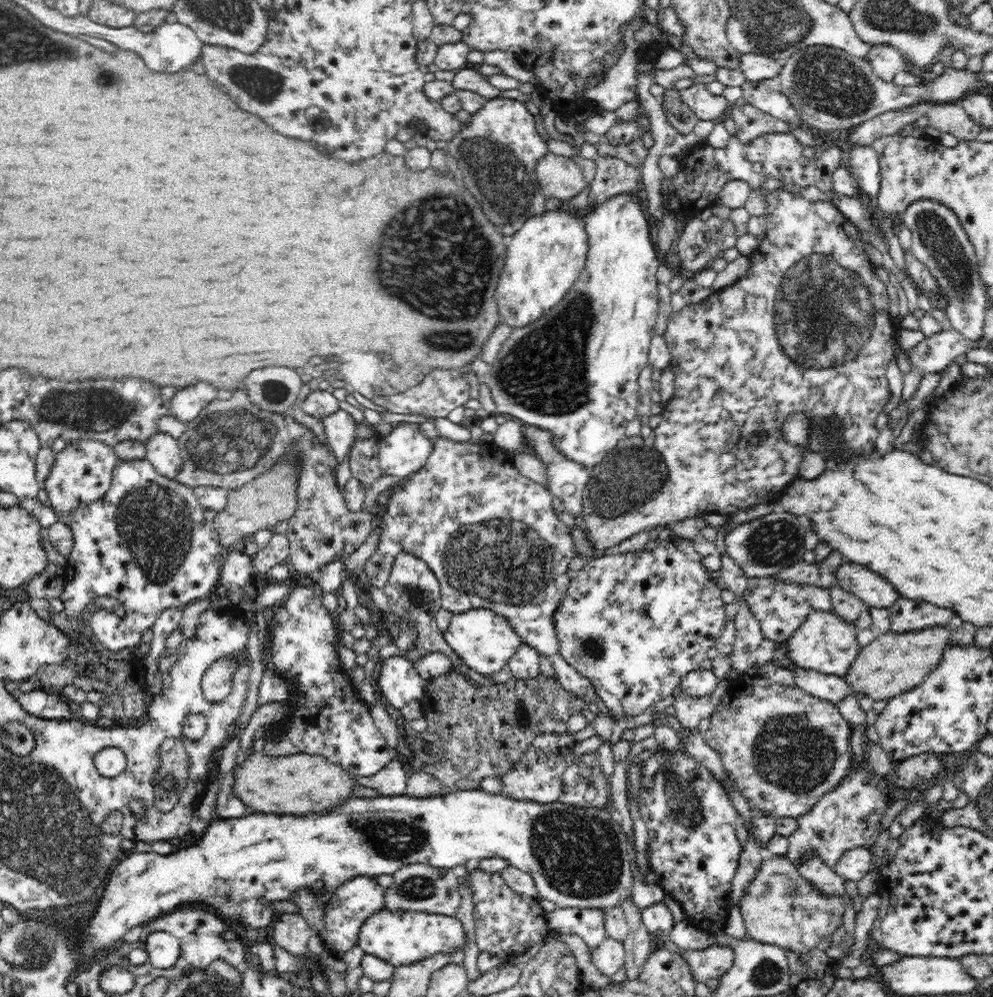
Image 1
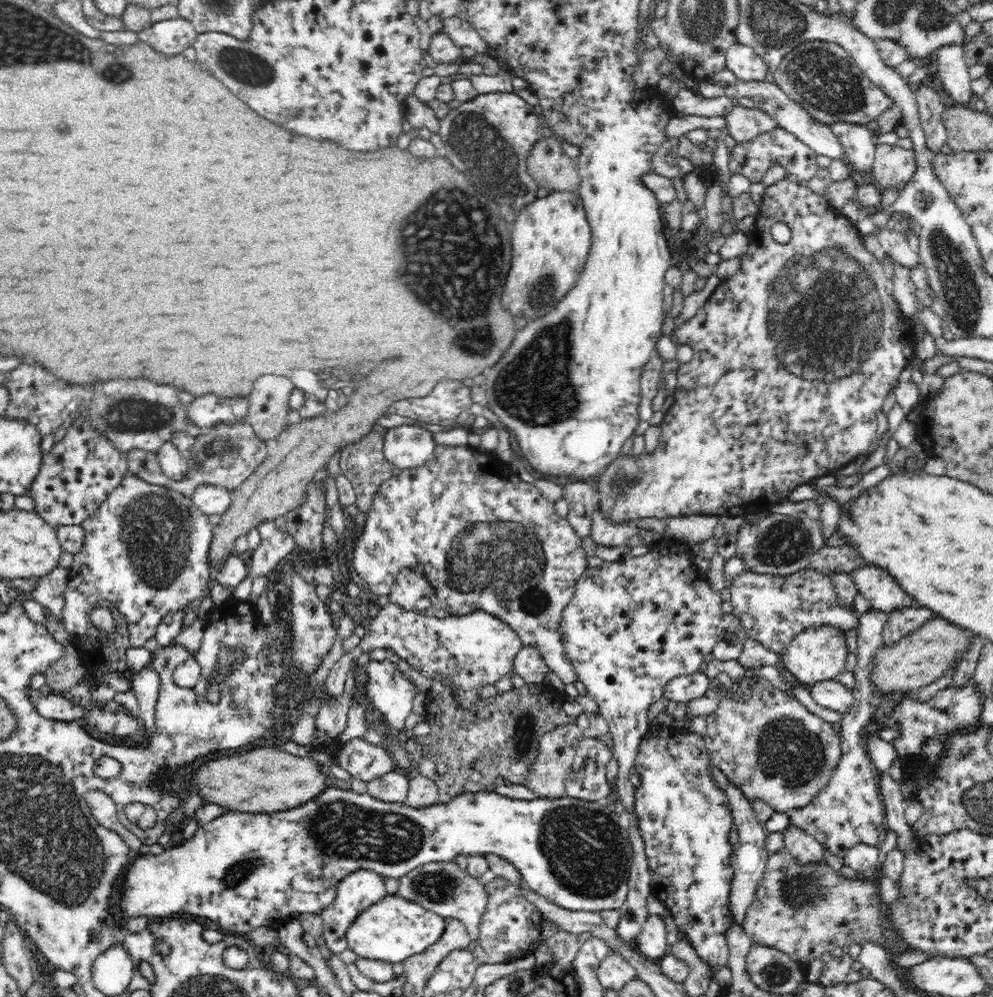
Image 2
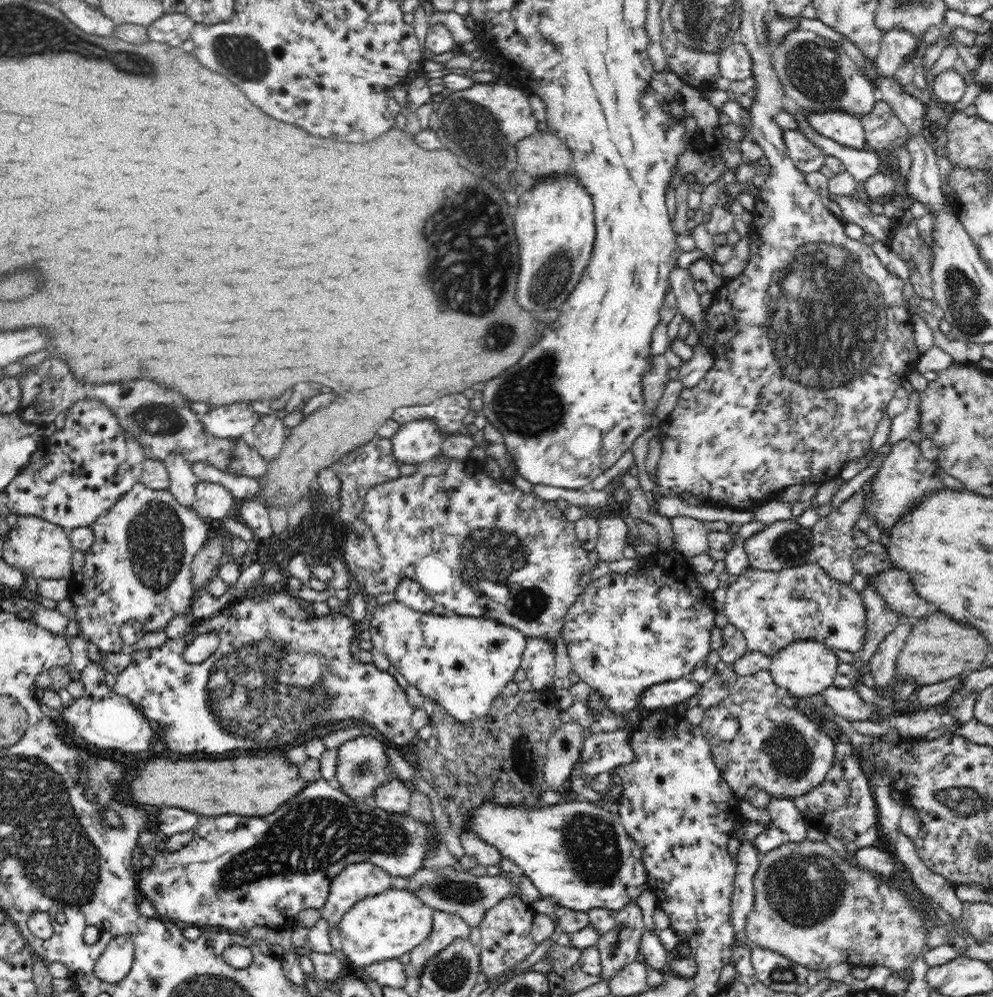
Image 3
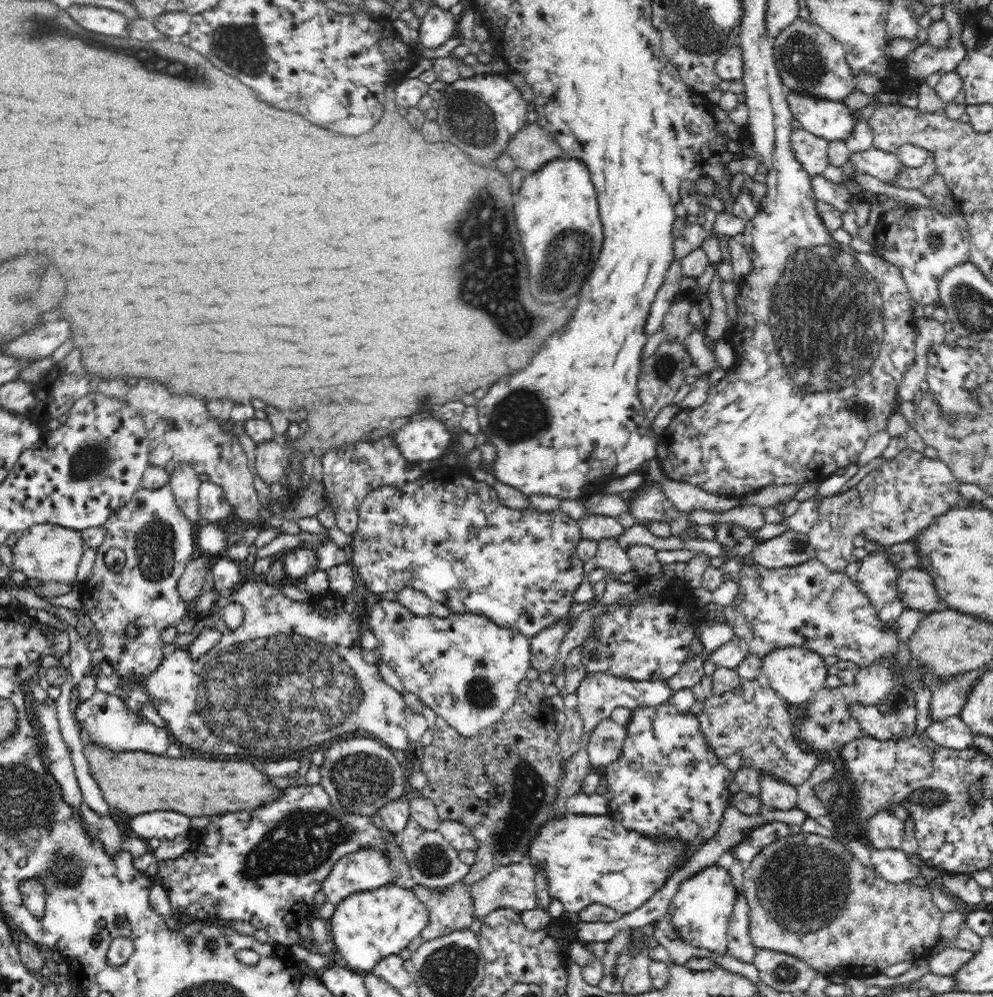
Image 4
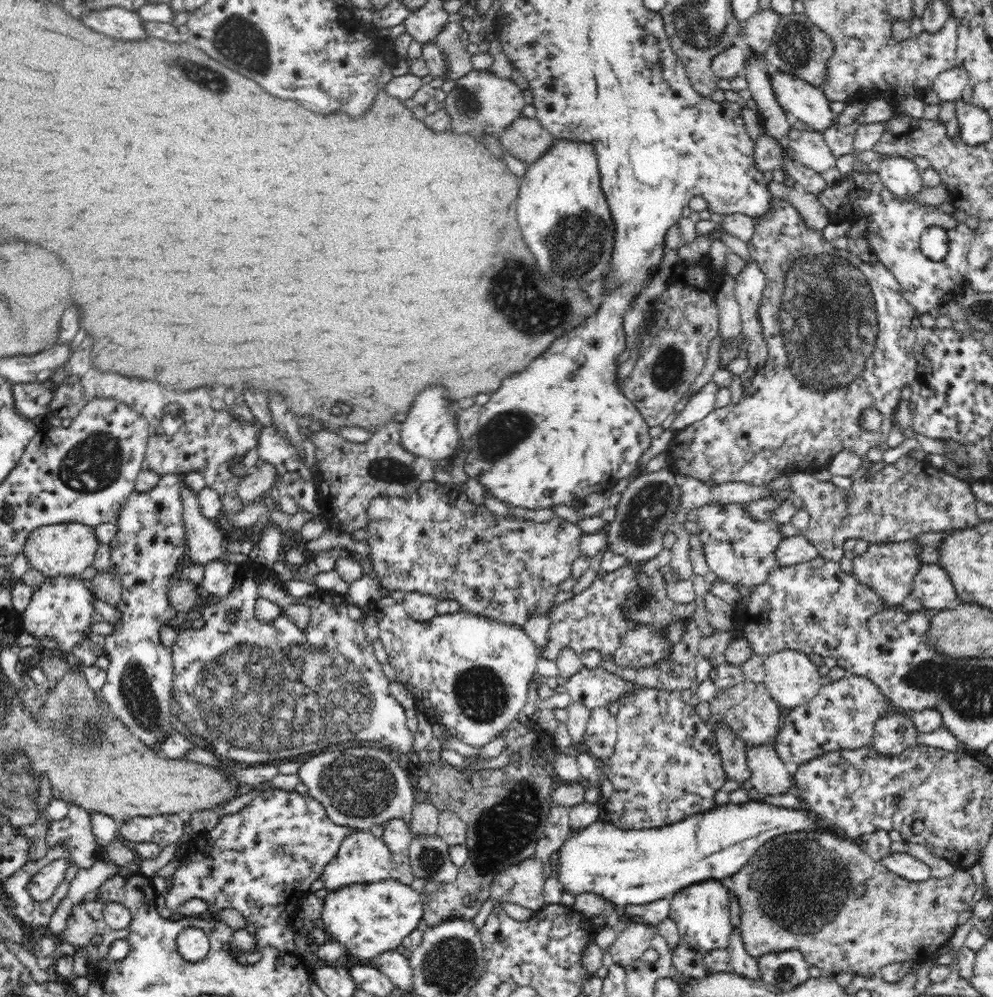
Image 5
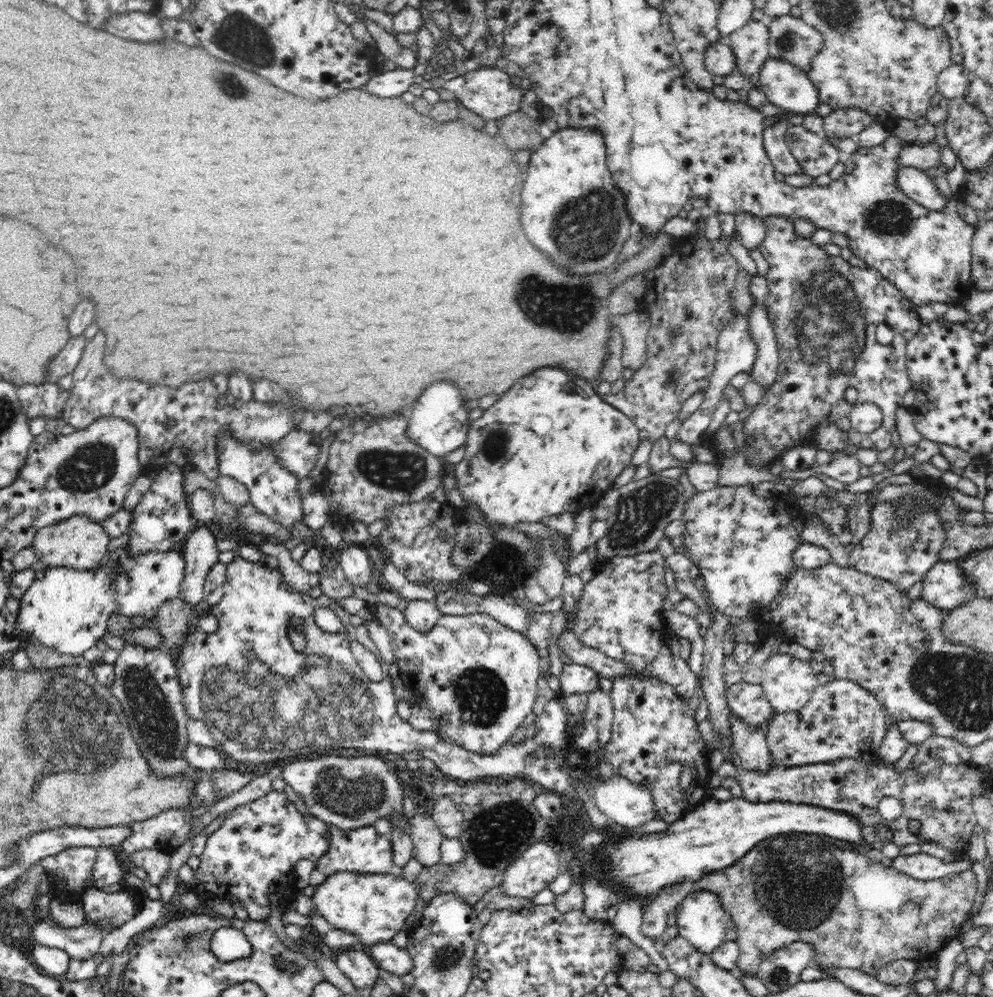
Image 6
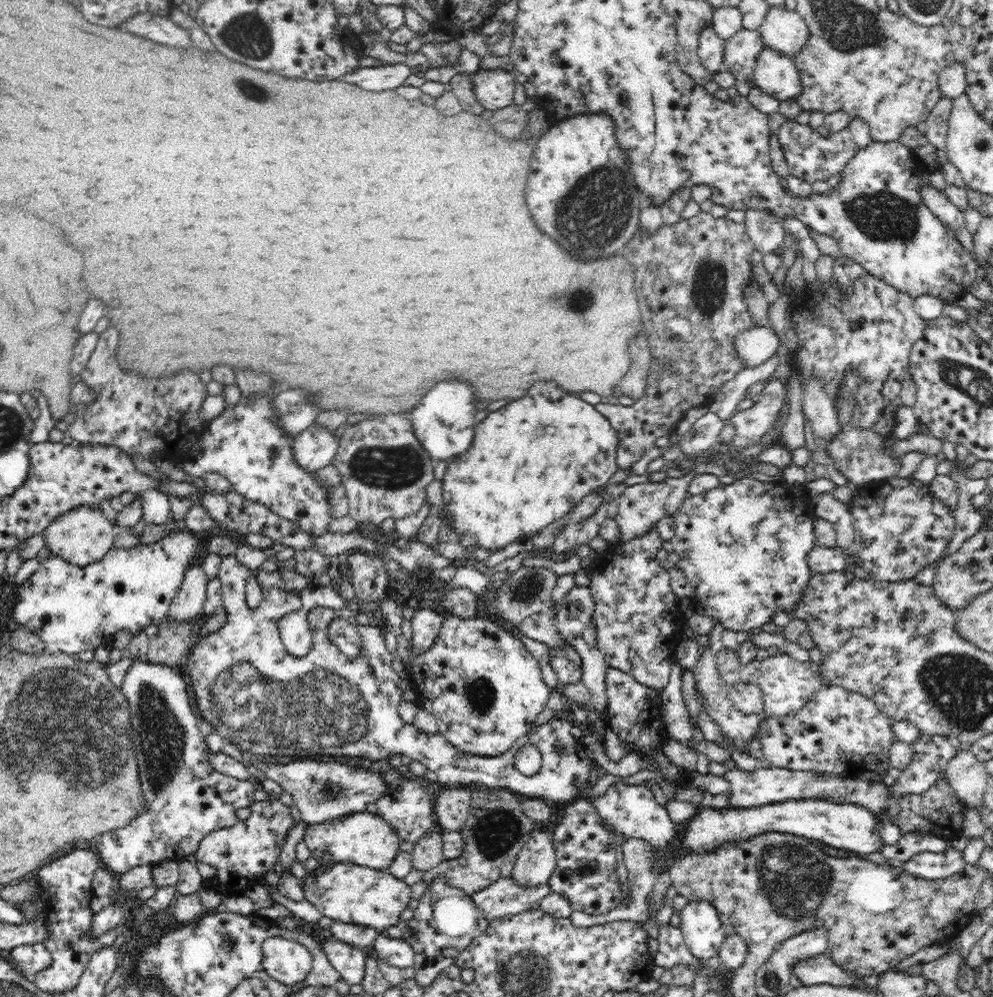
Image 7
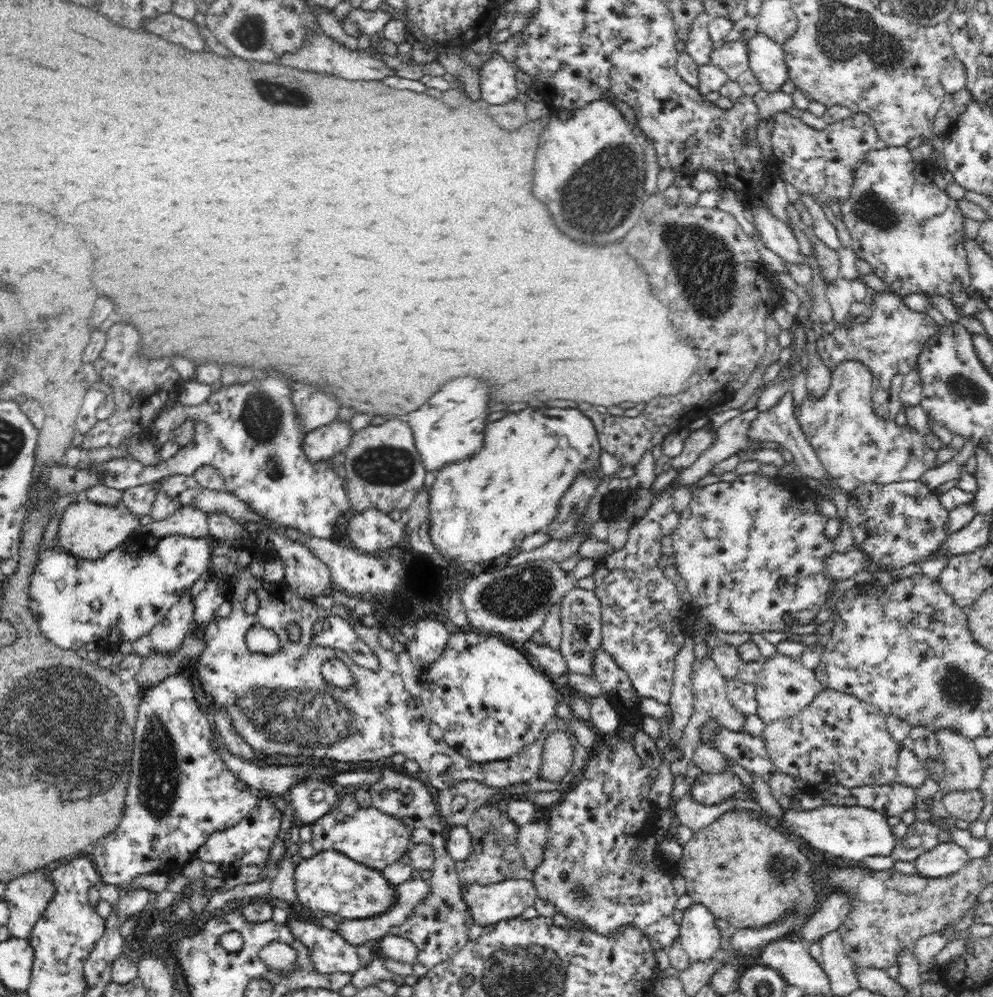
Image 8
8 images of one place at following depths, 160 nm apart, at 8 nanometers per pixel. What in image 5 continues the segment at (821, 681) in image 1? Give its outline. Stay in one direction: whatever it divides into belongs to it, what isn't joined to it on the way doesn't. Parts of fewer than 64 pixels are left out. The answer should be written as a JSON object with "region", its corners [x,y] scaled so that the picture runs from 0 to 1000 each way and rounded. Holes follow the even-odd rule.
{"region":[[[890,718],[880,727],[879,749],[890,759],[908,756],[912,750],[921,747],[922,731],[918,721],[912,718]]]}

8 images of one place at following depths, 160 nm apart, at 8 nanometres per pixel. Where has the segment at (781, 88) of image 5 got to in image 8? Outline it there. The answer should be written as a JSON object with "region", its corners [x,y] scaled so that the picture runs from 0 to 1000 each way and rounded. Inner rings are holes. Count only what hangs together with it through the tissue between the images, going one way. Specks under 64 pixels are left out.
{"region":[[[765,32],[753,39],[751,44],[754,68],[766,84],[766,89],[773,92],[781,92],[794,80],[794,70],[790,61],[788,46]]]}

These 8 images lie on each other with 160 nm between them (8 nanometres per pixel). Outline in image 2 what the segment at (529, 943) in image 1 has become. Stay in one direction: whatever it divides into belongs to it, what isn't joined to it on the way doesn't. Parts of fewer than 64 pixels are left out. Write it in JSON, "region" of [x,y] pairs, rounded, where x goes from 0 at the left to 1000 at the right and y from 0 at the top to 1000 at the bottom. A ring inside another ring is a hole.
{"region":[[[506,880],[491,885],[491,907],[484,921],[482,947],[491,958],[493,968],[524,963],[538,957],[545,948],[547,919],[538,907],[528,901],[522,888]]]}

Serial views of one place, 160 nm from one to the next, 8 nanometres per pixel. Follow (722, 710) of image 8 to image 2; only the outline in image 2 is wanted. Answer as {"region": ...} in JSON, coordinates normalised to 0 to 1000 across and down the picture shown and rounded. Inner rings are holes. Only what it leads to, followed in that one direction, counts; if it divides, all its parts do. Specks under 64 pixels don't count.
{"region":[[[794,820],[794,828],[788,832],[790,852],[804,865],[831,865],[828,848],[819,839],[812,837]]]}

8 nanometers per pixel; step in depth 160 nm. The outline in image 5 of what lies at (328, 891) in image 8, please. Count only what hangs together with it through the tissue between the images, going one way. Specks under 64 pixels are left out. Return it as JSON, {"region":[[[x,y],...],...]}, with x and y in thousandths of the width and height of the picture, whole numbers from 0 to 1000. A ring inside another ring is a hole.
{"region":[[[395,880],[375,887],[350,887],[332,893],[325,903],[324,925],[329,935],[361,965],[372,966],[385,955],[399,953],[426,921],[424,899]]]}

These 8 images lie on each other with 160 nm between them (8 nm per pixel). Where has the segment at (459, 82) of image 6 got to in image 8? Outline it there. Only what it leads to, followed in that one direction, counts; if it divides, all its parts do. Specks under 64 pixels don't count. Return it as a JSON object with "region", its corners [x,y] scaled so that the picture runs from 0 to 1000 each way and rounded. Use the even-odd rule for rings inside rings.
{"region":[[[494,50],[493,58],[482,68],[482,85],[484,98],[489,100],[493,106],[508,104],[520,98],[522,88],[520,87],[521,68],[519,64],[511,61],[502,52]]]}

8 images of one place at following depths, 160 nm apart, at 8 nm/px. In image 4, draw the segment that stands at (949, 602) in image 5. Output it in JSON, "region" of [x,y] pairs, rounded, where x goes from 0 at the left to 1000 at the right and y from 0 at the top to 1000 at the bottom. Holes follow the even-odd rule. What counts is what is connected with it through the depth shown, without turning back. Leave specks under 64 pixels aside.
{"region":[[[932,570],[914,571],[907,574],[904,594],[912,611],[922,611],[926,615],[943,615],[956,611],[947,601],[939,578]]]}

